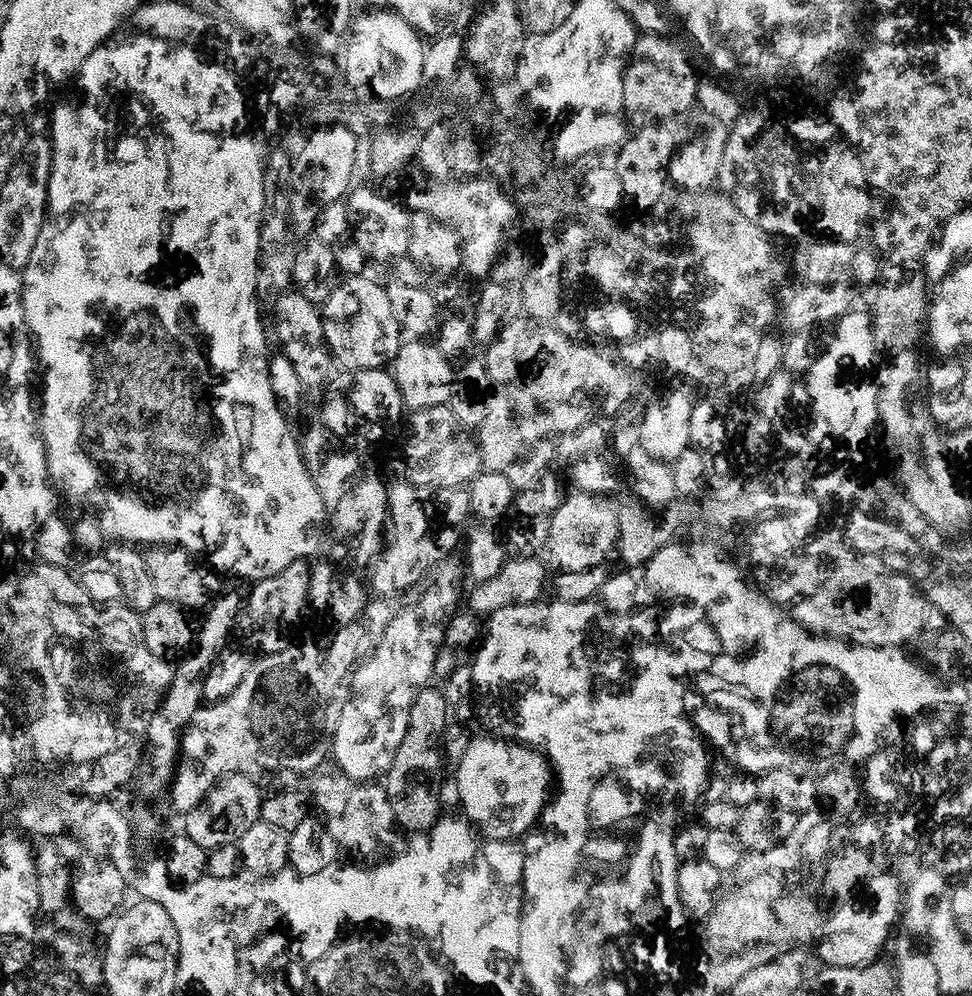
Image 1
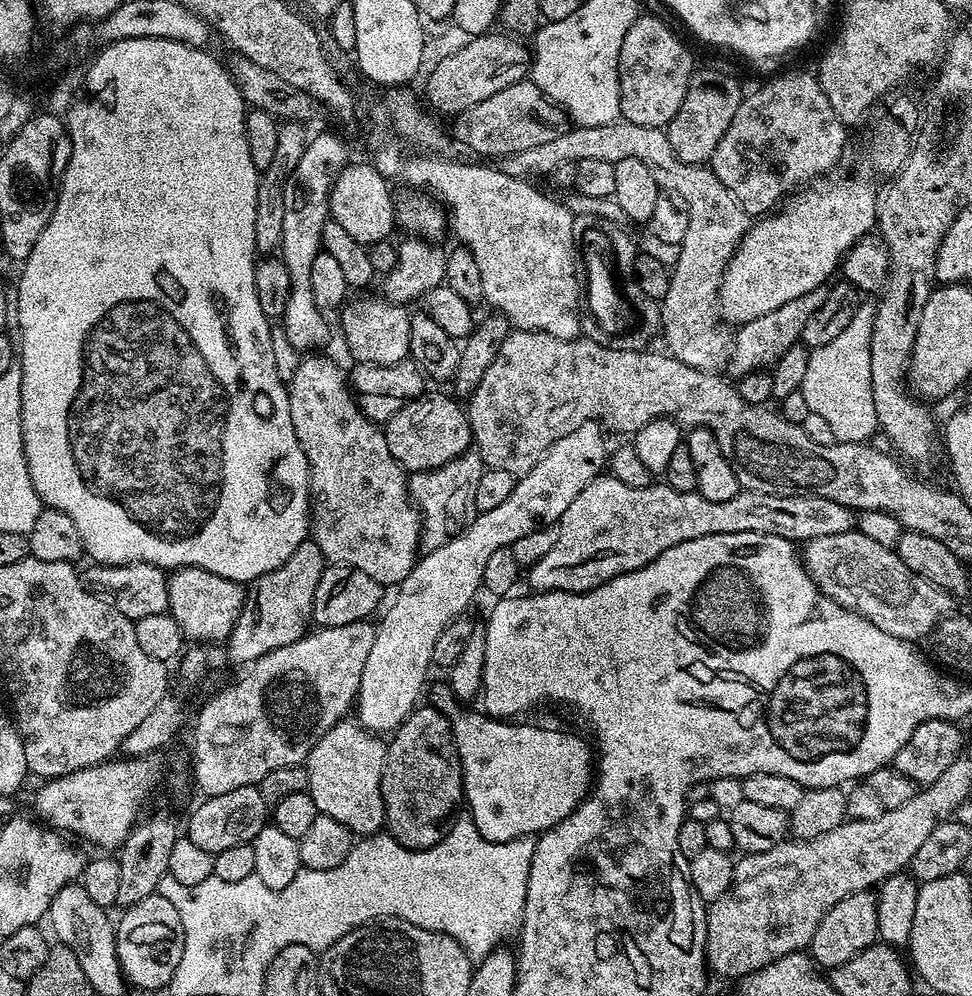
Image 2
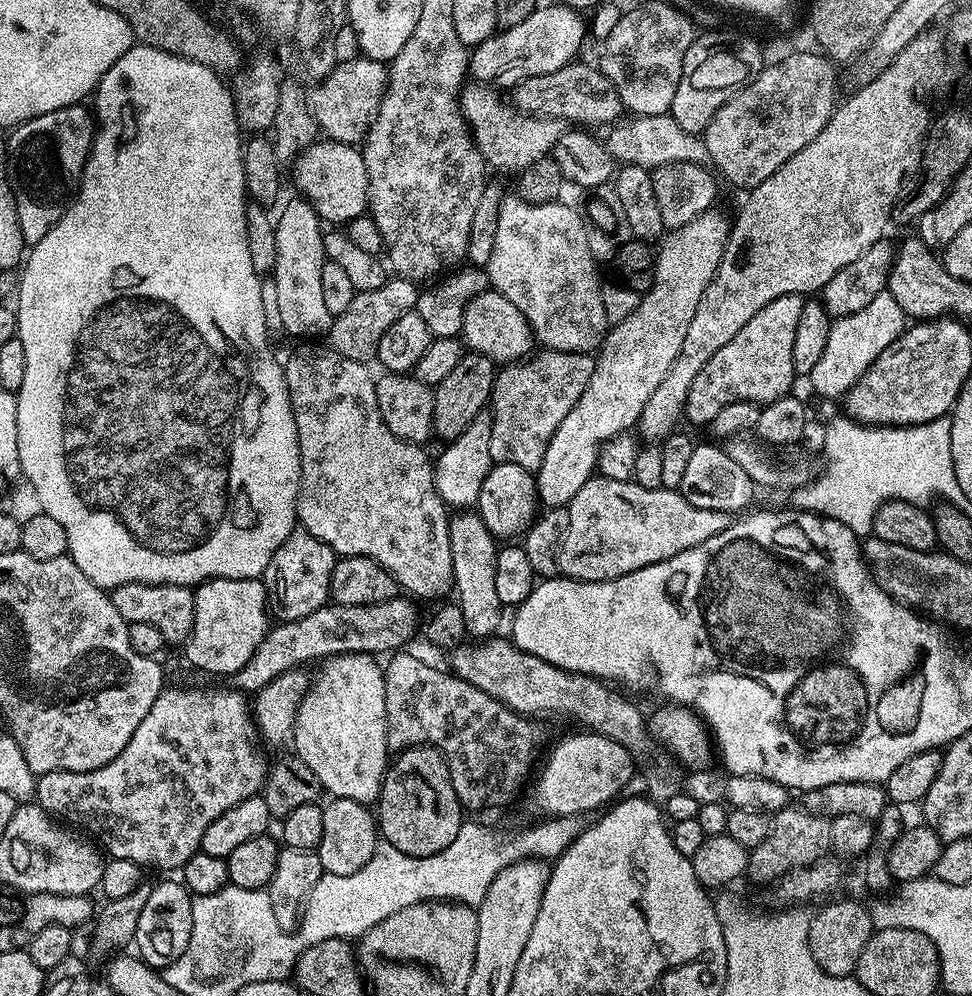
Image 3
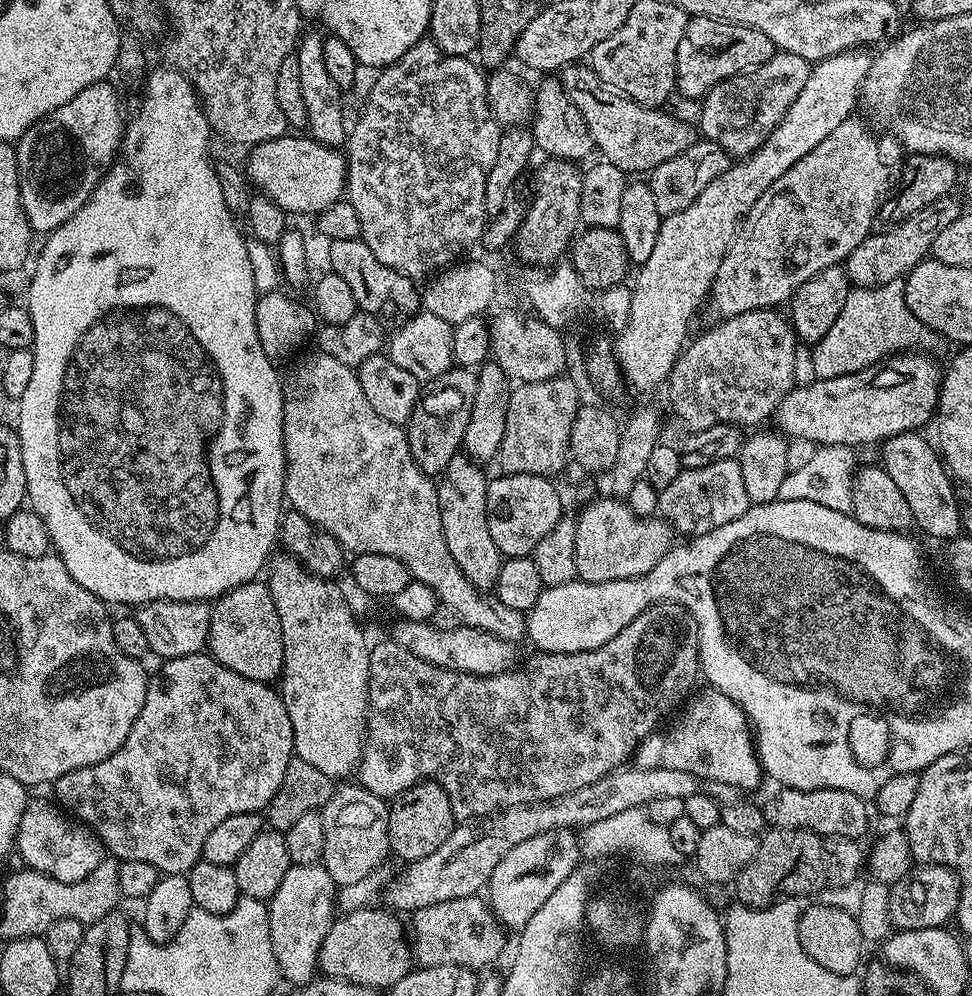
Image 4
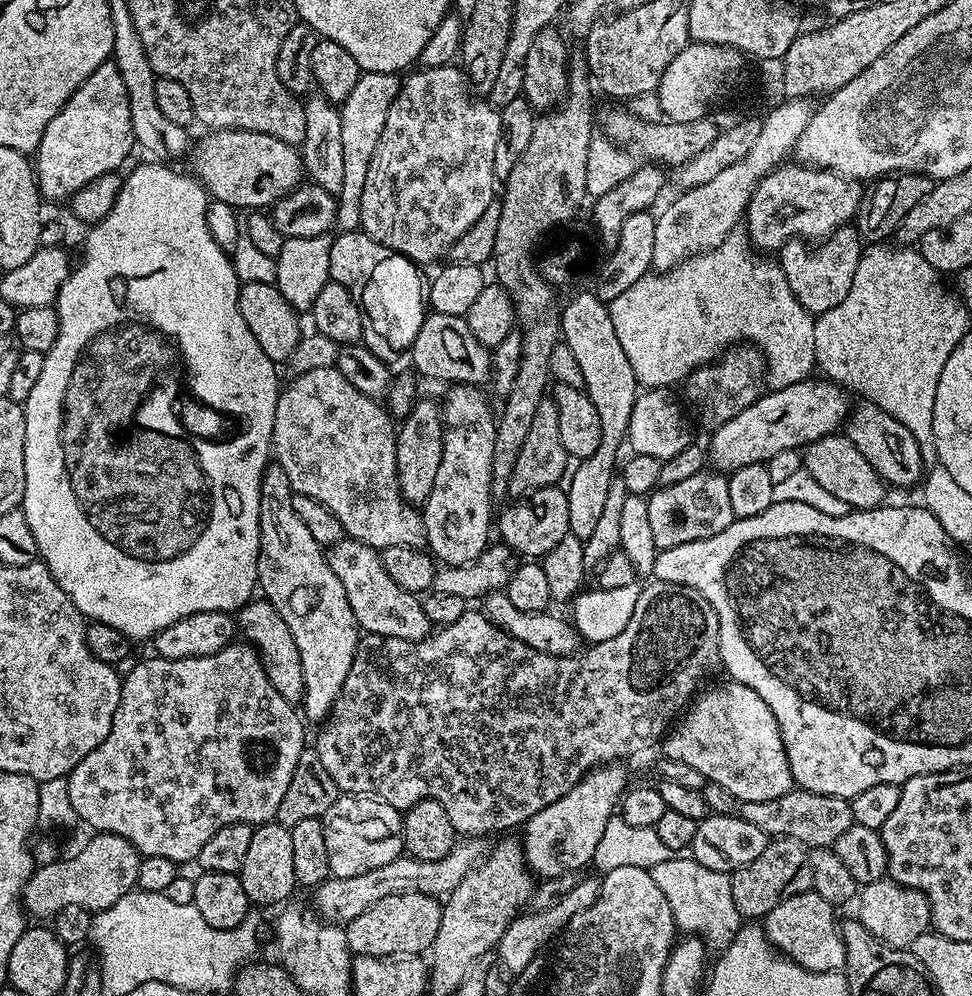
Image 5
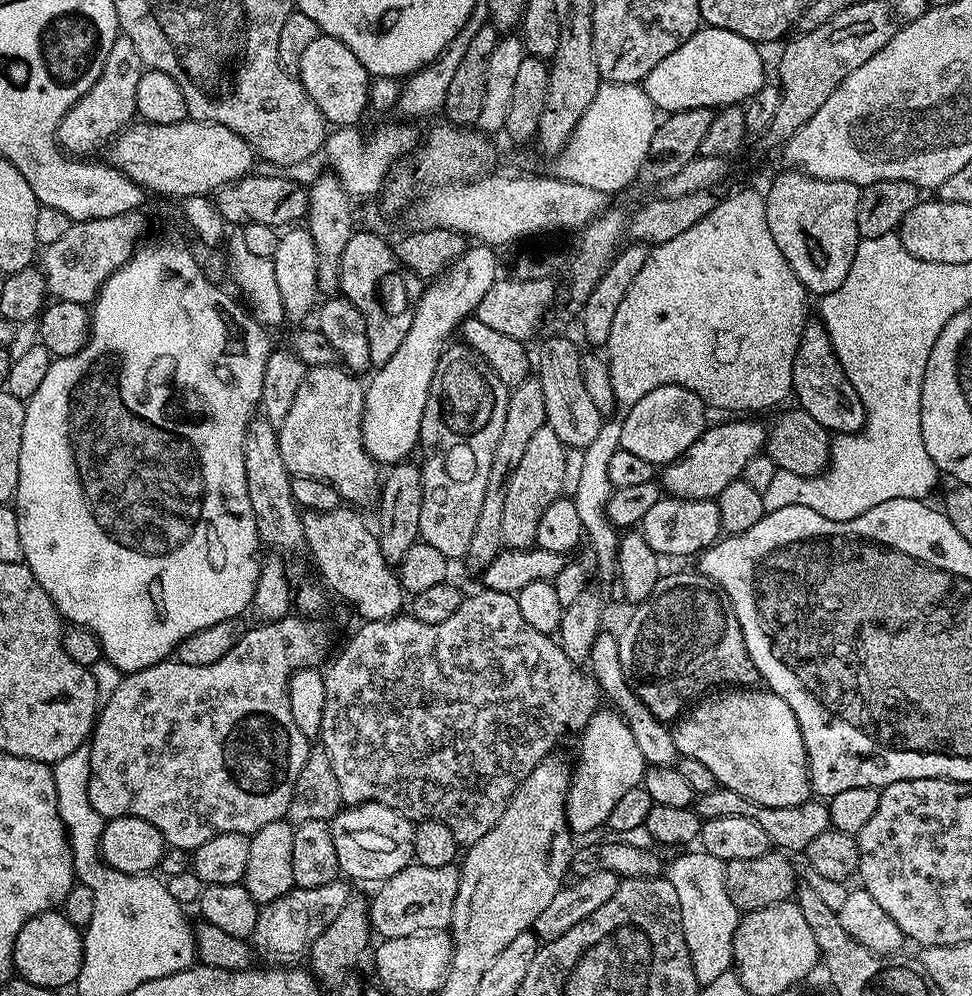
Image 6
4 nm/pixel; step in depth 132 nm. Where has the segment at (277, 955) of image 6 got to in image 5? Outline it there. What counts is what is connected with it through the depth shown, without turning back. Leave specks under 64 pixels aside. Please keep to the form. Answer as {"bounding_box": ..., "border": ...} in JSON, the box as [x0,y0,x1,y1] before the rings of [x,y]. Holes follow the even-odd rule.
{"bounding_box":[316,838,486,926],"border":[[[464,838],[455,844],[438,862],[422,862],[415,860],[410,855],[402,855],[394,862],[386,862],[386,866],[378,866],[378,870],[366,870],[366,874],[354,874],[354,878],[338,878],[332,876],[316,885],[316,908],[321,921],[329,924],[346,926],[358,914],[366,914],[374,902],[382,902],[382,898],[390,898],[390,894],[402,894],[403,892],[421,892],[427,896],[437,898],[447,897],[448,893],[470,874],[470,870],[476,867],[486,855],[485,841],[480,838]]]}

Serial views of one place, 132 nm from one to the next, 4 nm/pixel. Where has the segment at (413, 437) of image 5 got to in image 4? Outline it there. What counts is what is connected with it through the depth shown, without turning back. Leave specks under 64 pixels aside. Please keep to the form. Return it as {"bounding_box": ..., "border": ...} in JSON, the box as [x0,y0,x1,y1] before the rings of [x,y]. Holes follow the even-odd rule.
{"bounding_box":[406,366,476,478],"border":[[[454,366],[446,374],[427,381],[426,387],[421,391],[420,400],[414,406],[414,414],[410,414],[406,431],[408,433],[408,445],[414,462],[427,475],[433,478],[439,477],[450,466],[450,462],[461,451],[466,434],[466,426],[470,422],[470,410],[474,407],[474,390],[476,389],[476,372],[471,368]]]}

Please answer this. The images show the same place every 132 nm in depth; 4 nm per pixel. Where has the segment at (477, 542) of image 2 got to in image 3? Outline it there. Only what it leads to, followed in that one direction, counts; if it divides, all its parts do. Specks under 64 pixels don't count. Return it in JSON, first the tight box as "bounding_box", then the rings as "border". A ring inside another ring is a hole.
{"bounding_box":[535,211,729,509],"border":[[[706,211],[698,218],[686,222],[686,226],[671,229],[663,237],[659,245],[660,253],[658,250],[654,256],[653,282],[648,292],[639,297],[636,308],[625,320],[611,325],[598,349],[595,357],[596,369],[594,374],[590,374],[590,382],[586,382],[586,390],[582,390],[570,414],[566,414],[558,430],[554,430],[548,440],[546,454],[539,468],[535,469],[536,494],[545,509],[565,507],[574,498],[574,494],[578,494],[578,490],[586,486],[586,482],[597,471],[600,447],[610,438],[621,436],[623,432],[639,425],[642,409],[650,399],[650,394],[654,394],[654,389],[662,383],[662,378],[666,378],[666,370],[670,370],[674,358],[678,358],[678,350],[682,350],[682,342],[686,339],[686,330],[694,319],[694,310],[698,310],[698,302],[702,302],[702,294],[706,286],[710,286],[722,262],[722,254],[728,241],[729,217],[727,220],[722,213],[716,211]]]}

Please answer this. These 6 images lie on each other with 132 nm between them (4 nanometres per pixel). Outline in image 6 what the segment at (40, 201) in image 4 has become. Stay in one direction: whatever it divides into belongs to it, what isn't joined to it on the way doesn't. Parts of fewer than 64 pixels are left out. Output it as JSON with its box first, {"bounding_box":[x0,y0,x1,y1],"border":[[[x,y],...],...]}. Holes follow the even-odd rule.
{"bounding_box":[56,34,144,158],"border":[[[123,34],[117,36],[114,46],[110,46],[106,66],[102,66],[102,74],[98,74],[98,82],[94,82],[83,98],[74,102],[71,110],[60,117],[56,139],[61,149],[73,157],[88,158],[91,152],[98,151],[100,147],[101,151],[129,127],[138,116],[138,82],[144,71],[142,58],[138,58],[138,50],[134,50],[134,42]]]}

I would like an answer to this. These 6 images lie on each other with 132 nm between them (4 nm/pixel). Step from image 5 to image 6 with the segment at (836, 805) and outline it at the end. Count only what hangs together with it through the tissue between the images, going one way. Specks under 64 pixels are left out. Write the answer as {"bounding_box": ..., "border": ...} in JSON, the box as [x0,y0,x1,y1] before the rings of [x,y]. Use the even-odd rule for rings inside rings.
{"bounding_box":[694,786,830,854],"border":[[[717,786],[701,795],[695,801],[694,807],[700,815],[701,821],[710,818],[750,818],[750,822],[758,822],[758,826],[762,826],[762,830],[766,830],[769,841],[785,854],[807,853],[810,842],[814,842],[814,838],[818,838],[818,834],[827,832],[830,828],[828,805],[820,798],[806,799],[798,806],[767,808],[762,806],[759,800],[751,800],[734,790]]]}

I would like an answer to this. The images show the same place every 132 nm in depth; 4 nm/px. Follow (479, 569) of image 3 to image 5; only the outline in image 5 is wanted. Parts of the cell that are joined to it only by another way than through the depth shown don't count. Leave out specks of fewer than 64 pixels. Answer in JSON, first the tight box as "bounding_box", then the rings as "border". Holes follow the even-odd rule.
{"bounding_box":[422,384,497,565],"border":[[[452,384],[442,399],[444,441],[434,490],[422,505],[424,542],[441,565],[474,562],[488,547],[488,531],[494,528],[492,507],[492,459],[497,417],[488,405],[489,393],[475,384]],[[484,391],[486,393],[484,393]],[[488,395],[488,396],[487,396]]]}

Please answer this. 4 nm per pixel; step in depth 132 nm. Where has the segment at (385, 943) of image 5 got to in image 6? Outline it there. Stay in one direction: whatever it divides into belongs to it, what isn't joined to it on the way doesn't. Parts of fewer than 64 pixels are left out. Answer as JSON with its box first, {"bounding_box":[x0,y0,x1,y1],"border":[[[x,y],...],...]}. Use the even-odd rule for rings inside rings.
{"bounding_box":[368,862,460,938],"border":[[[415,862],[379,885],[376,897],[370,900],[368,916],[377,937],[406,938],[422,932],[438,932],[452,923],[454,898],[458,894],[460,869],[456,864],[422,866]]]}

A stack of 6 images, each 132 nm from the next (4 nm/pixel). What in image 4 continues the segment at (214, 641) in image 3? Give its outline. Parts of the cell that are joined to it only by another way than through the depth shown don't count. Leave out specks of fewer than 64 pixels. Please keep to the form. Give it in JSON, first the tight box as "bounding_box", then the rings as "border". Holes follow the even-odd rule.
{"bounding_box":[206,578,283,684],"border":[[[257,578],[248,584],[238,586],[224,596],[219,597],[212,604],[210,634],[208,635],[206,652],[222,666],[234,670],[234,674],[242,674],[242,678],[250,678],[254,682],[267,684],[275,681],[283,673],[282,622],[278,622],[278,610],[274,610],[274,598],[263,579]]]}

